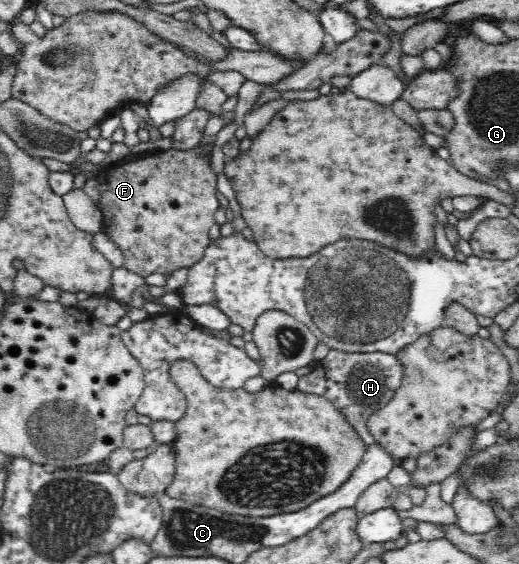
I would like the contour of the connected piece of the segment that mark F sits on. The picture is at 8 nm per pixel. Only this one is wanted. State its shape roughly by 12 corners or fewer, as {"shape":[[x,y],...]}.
{"shape":[[197,144],[98,176],[103,231],[145,278],[201,261],[220,208]]}

